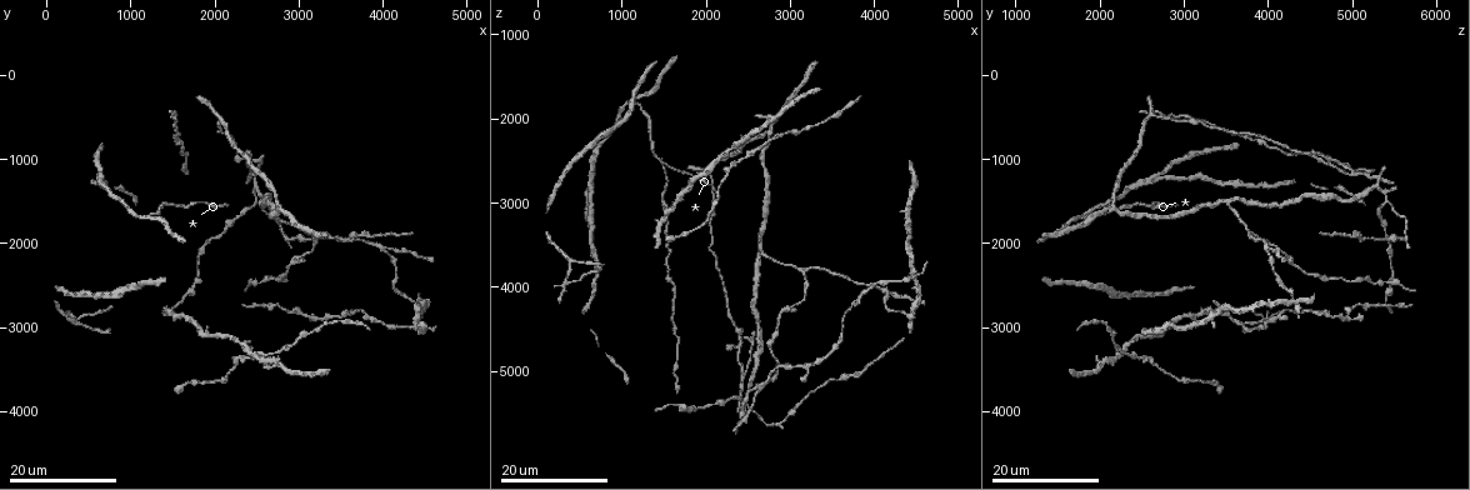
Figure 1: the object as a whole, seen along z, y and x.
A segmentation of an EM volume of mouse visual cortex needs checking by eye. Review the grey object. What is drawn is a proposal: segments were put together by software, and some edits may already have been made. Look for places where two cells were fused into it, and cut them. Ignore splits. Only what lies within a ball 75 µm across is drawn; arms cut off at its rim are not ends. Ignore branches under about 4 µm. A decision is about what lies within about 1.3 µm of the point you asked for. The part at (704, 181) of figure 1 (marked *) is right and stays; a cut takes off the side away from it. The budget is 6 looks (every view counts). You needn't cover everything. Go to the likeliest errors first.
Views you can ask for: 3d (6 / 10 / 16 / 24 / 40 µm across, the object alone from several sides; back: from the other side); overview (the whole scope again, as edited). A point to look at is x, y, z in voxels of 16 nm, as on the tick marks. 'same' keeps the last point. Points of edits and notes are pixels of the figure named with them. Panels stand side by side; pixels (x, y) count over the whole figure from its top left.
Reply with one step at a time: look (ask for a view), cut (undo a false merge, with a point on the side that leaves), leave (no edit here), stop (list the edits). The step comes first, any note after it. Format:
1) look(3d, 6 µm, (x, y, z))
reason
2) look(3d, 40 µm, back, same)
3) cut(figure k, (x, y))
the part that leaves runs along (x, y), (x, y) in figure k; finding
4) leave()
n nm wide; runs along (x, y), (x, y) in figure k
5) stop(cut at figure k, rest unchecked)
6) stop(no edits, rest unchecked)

look(3d, 24 µm, (2500, 1200, 5050))

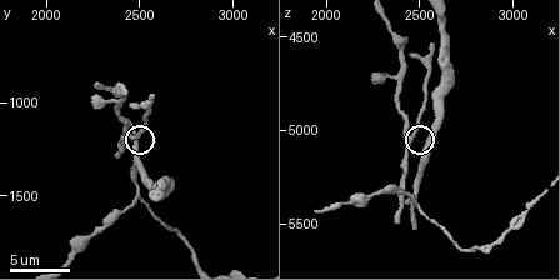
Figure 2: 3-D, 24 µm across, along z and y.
look(3d, 6 µm, (2460, 1180, 5020))
closer look

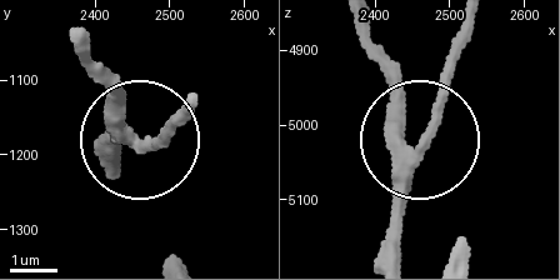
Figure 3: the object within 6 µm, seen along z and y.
leave()
side arm 8 µm; 3 arms; continuous, no second cell

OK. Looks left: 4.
look(3d, 24 µm, (2650, 1500, 3500))
branch point

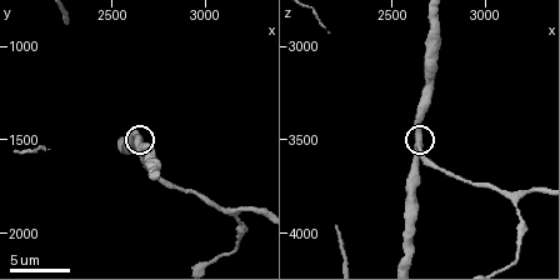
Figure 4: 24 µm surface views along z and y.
look(3d, 6 µm, same)
closer look

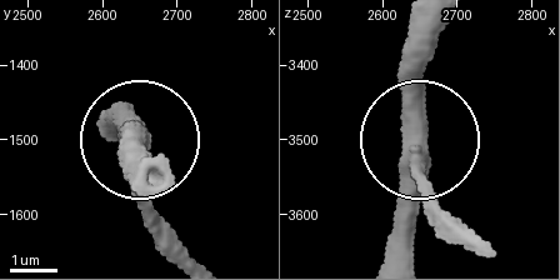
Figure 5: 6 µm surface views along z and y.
leave()
all the same cell

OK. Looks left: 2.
look(3d, 24 µm, (2750, 1650, 2950))

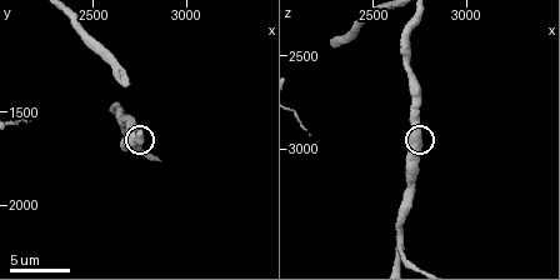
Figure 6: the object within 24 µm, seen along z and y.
look(3d, 6 µm, same)

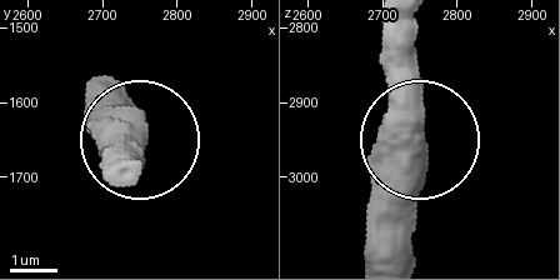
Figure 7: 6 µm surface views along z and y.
leave()
side arm 116 µm; one cell here

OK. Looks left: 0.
stop(no edits, rest unchecked)

